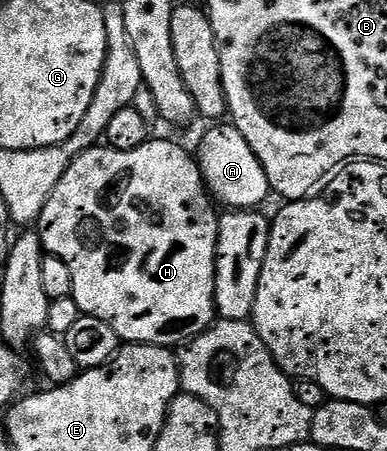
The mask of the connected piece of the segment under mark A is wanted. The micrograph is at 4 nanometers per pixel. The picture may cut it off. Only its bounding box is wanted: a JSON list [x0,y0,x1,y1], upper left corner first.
[196,124,270,210]

